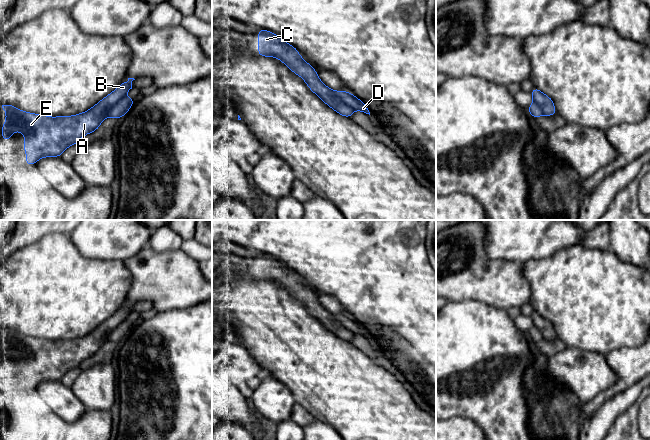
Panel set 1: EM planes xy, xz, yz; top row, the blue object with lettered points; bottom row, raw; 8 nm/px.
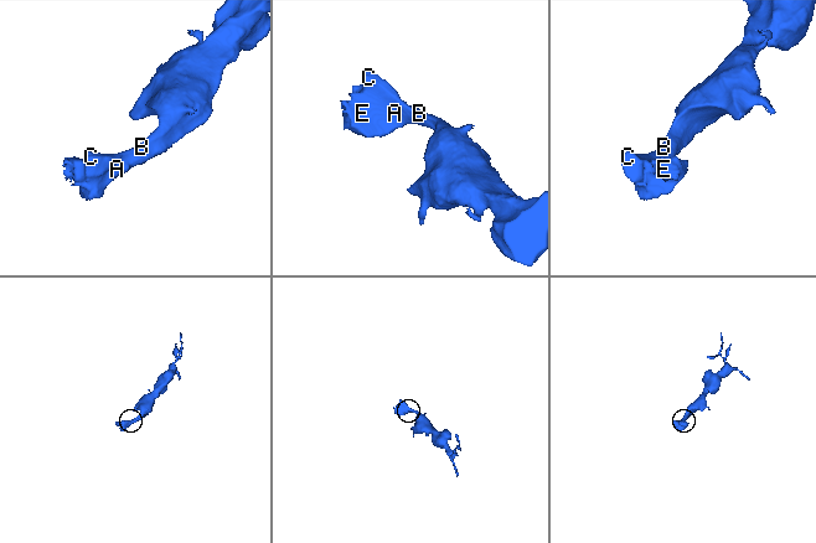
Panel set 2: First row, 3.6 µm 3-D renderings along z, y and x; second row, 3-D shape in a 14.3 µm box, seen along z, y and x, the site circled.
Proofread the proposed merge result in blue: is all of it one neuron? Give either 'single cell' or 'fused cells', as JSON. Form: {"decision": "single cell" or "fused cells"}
{"decision": "fused cells"}

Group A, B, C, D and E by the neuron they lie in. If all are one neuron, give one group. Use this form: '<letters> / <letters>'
A B C E / D

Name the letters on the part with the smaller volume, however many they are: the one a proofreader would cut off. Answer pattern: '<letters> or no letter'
D

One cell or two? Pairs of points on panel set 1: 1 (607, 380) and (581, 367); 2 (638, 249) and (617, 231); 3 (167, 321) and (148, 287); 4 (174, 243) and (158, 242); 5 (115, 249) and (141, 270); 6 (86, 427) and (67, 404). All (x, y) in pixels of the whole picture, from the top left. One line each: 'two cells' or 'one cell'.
1: one cell
2: one cell
3: two cells
4: one cell
5: two cells
6: two cells

